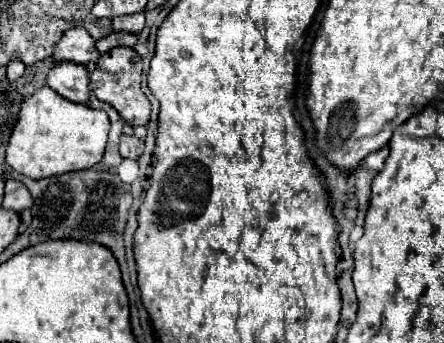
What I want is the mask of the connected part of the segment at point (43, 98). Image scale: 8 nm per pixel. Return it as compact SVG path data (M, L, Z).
M42 87L26 97L24 105L20 107L18 123L6 147L6 163L30 179L90 169L102 161L108 129L110 119L102 109L72 103L56 95L50 87Z

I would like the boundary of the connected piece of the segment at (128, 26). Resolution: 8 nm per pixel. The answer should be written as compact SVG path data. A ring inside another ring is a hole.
M132 13L132 15L120 15L112 19L114 31L128 31L128 33L140 33L144 27L144 13Z

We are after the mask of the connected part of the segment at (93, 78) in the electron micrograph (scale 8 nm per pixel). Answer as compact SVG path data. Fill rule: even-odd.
M114 47L108 53L100 55L100 61L96 63L96 71L90 75L90 83L94 85L94 95L100 101L110 103L134 127L148 125L150 121L150 101L142 93L140 75L142 75L140 55L130 47Z

